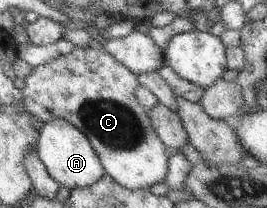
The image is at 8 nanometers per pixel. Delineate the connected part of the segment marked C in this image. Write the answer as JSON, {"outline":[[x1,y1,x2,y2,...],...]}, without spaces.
{"outline":[[89,47,75,49,51,62,39,64,39,66,33,67,31,73,24,78,24,83,25,86,21,90,23,108,33,118,37,117,41,122,65,119,79,128,91,142,105,172,117,184,129,190,137,190,149,189,151,186,165,181,169,174,169,152,152,127,148,111,135,96,135,89,140,85,139,81,129,68,123,66,104,48,101,50]]}

